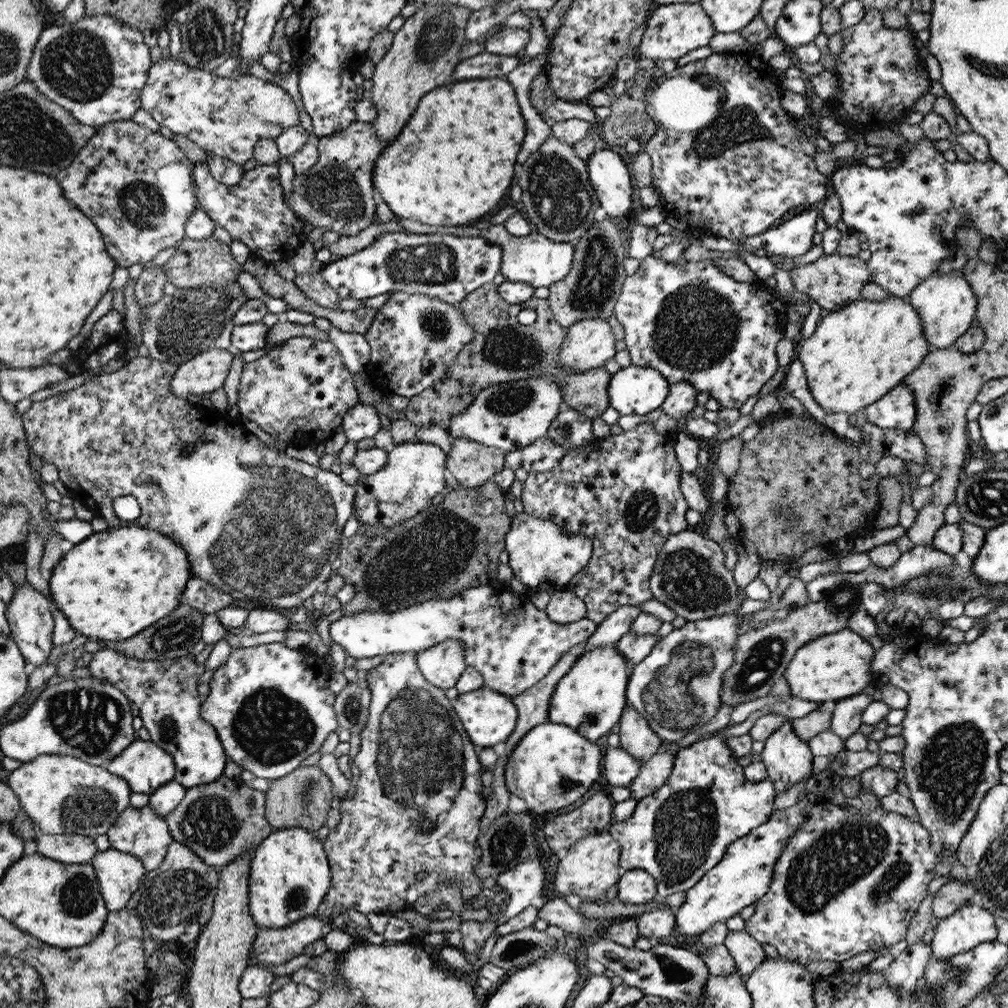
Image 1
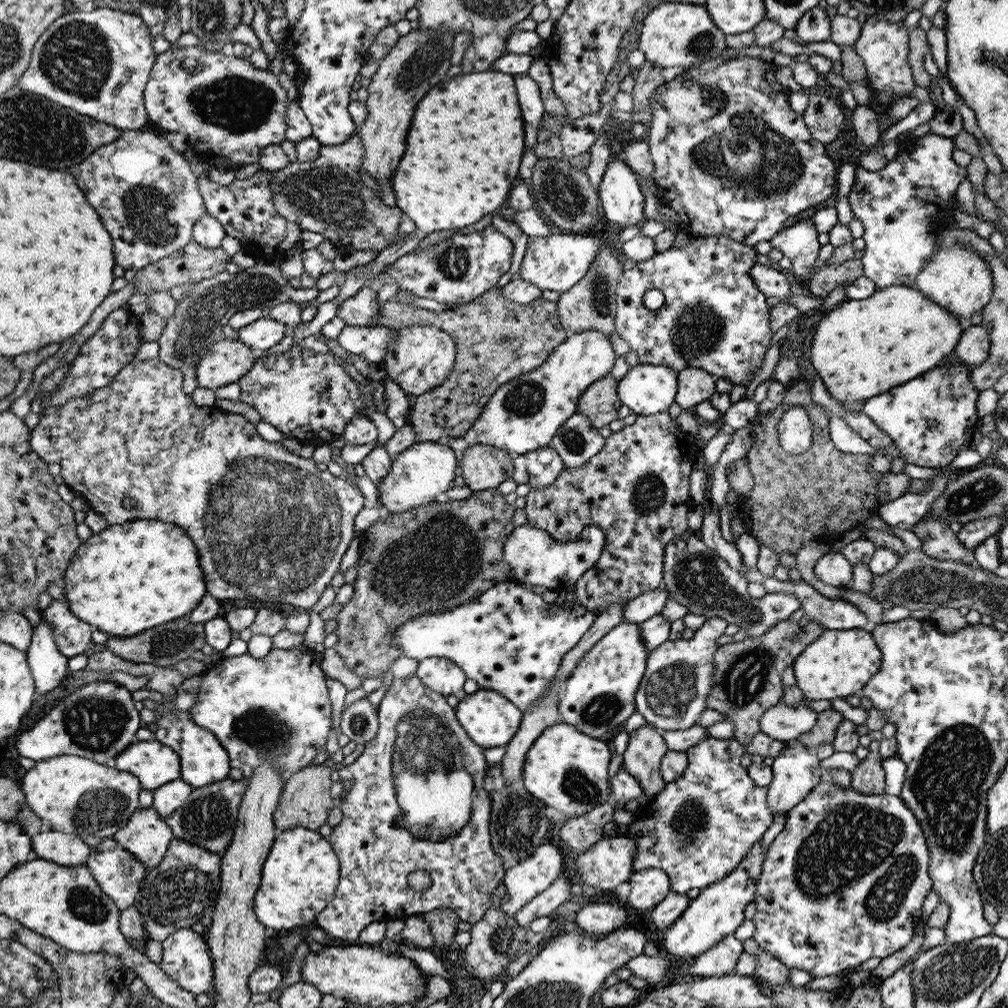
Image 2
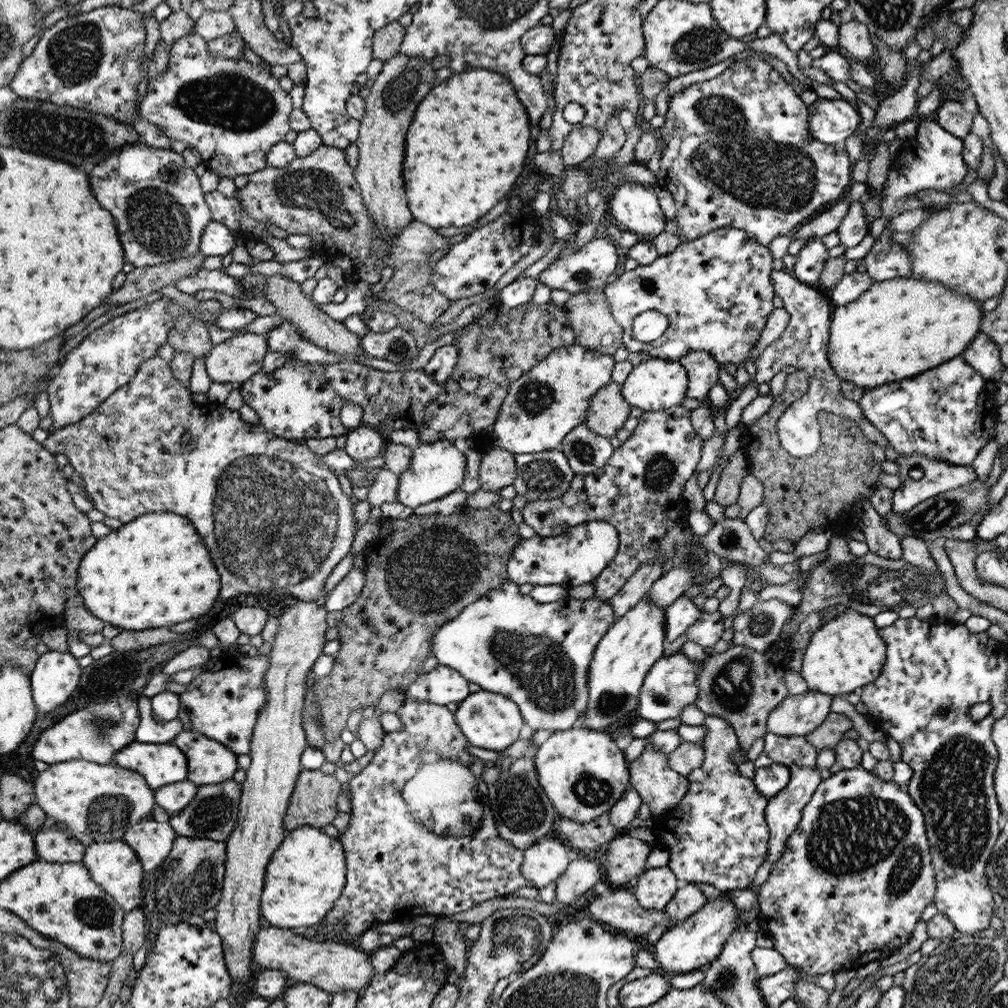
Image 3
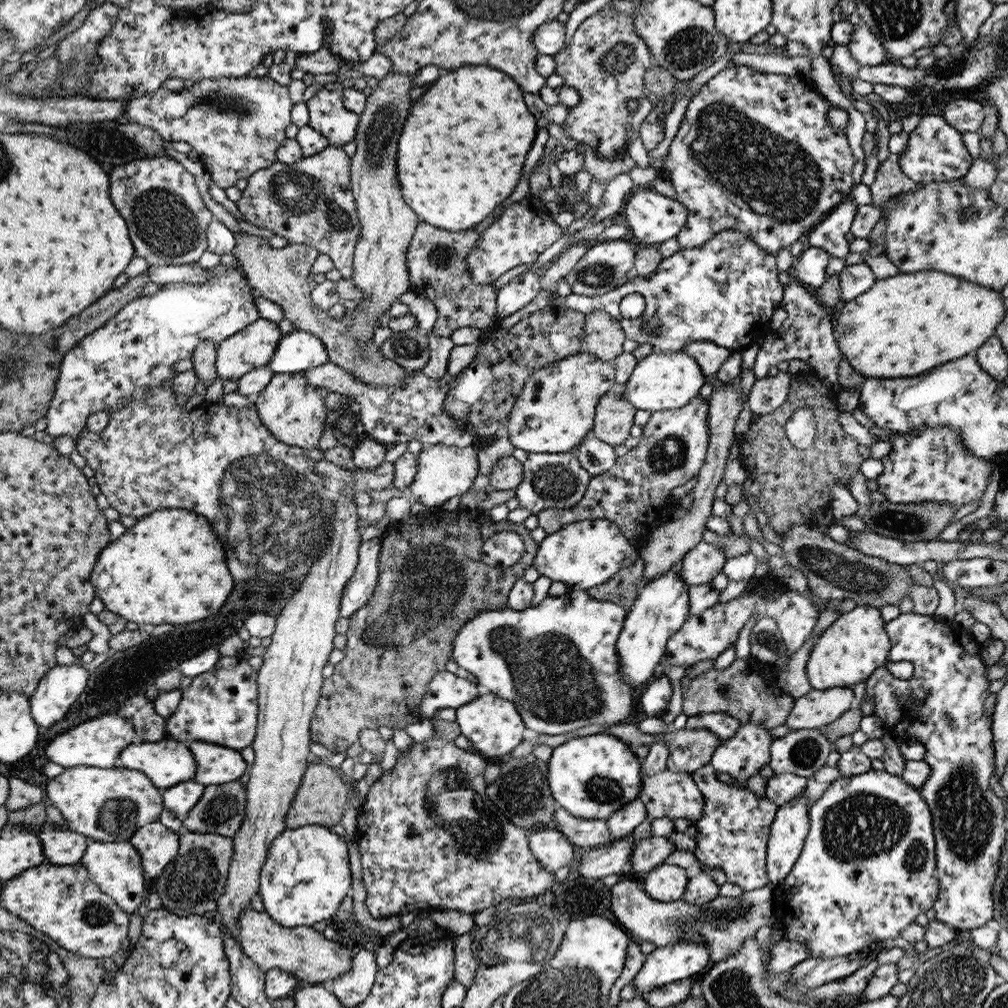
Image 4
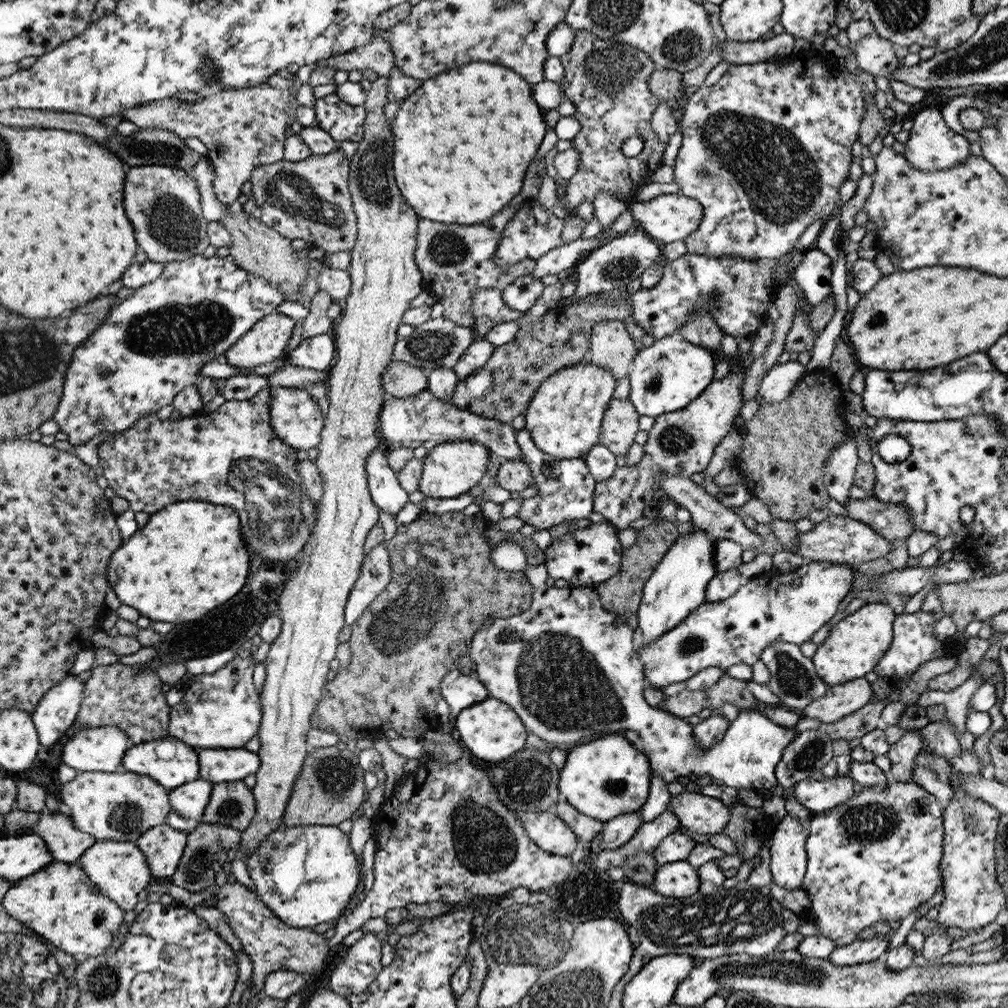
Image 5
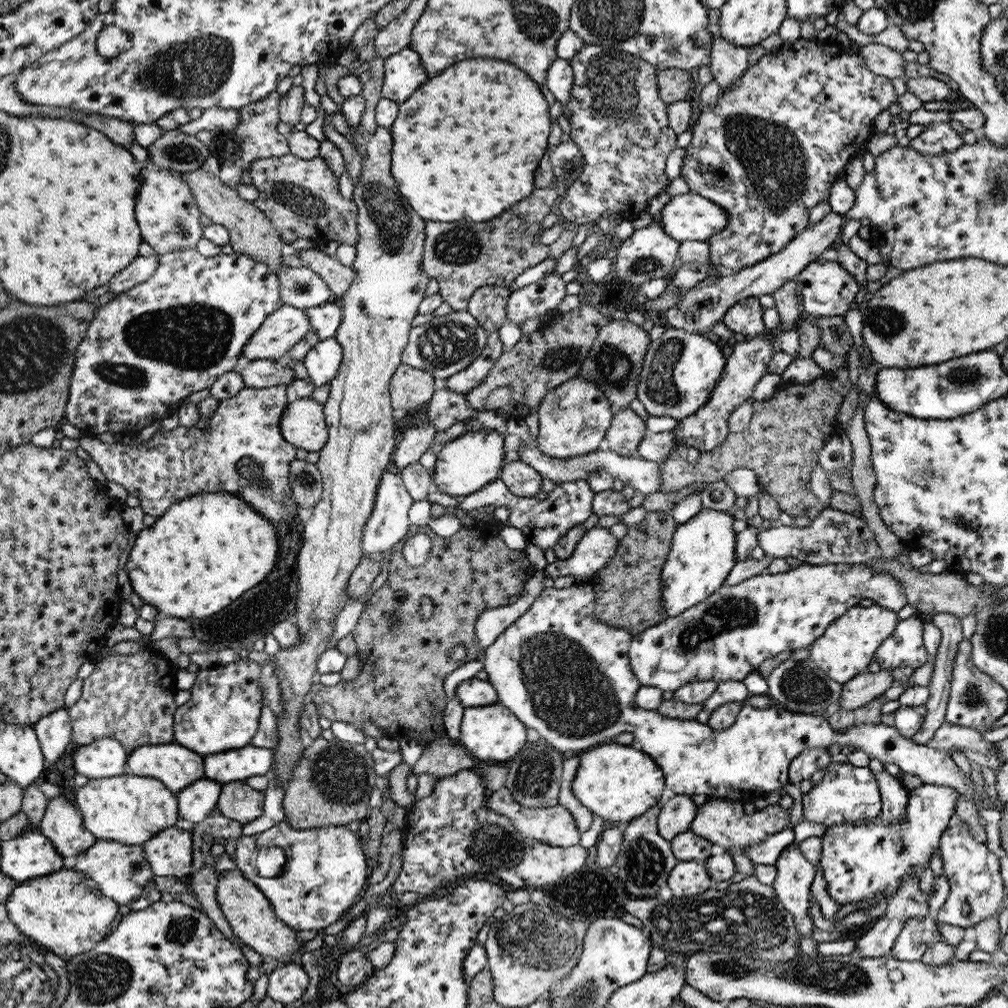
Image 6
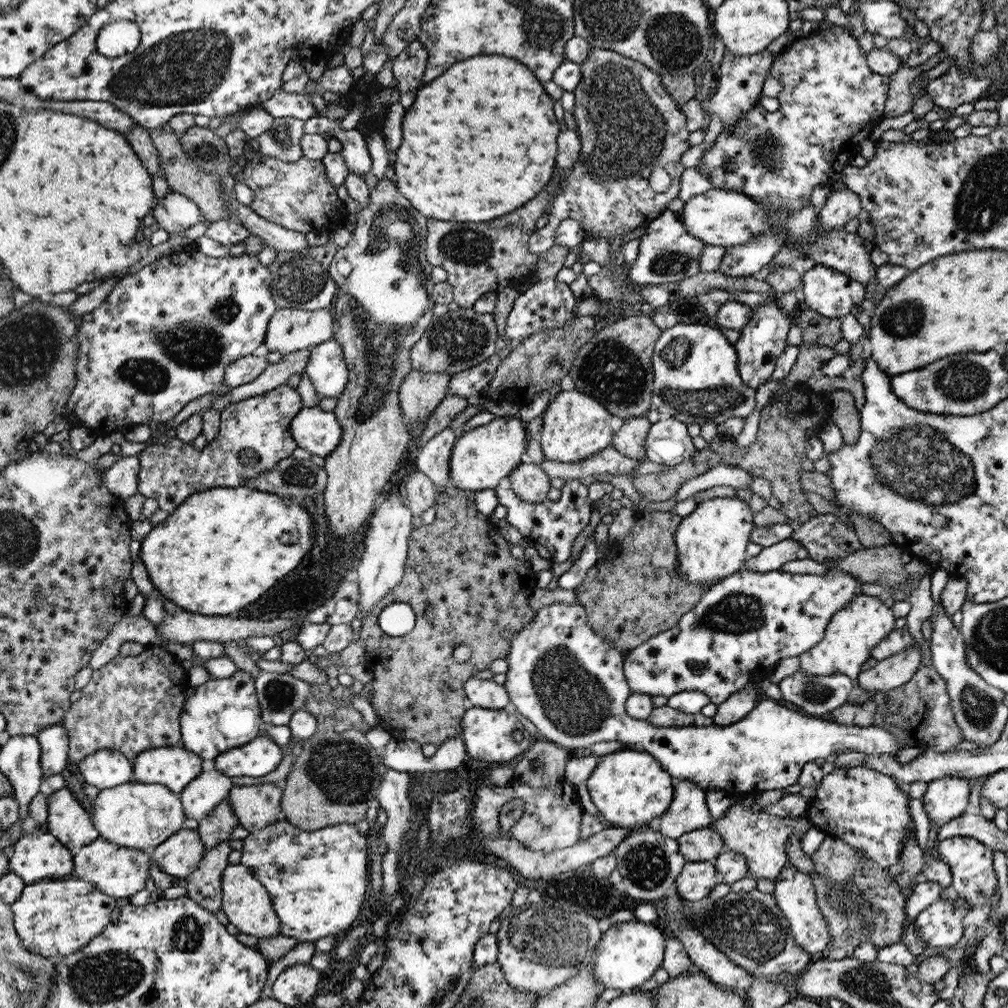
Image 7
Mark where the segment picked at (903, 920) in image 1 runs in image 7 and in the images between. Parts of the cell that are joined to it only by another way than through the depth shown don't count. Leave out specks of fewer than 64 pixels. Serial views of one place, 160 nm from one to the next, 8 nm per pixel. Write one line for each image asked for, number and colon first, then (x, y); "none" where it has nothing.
2: (844, 880)
3: (853, 879)
4: (867, 868)
5: (875, 858)
6: (859, 861)
7: (946, 798)

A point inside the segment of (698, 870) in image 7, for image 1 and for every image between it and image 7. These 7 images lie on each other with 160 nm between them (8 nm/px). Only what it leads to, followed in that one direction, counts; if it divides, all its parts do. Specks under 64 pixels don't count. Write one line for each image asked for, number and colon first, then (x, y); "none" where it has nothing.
1: (634, 887)
2: (648, 887)
3: (655, 888)
4: (666, 883)
5: (679, 879)
6: (687, 878)

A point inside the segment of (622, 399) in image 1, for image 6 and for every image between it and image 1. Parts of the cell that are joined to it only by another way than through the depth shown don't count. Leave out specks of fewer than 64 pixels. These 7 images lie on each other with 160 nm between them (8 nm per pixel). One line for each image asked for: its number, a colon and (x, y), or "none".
2: (646, 389)
3: (655, 384)
4: (669, 380)
5: (667, 376)
6: (680, 370)

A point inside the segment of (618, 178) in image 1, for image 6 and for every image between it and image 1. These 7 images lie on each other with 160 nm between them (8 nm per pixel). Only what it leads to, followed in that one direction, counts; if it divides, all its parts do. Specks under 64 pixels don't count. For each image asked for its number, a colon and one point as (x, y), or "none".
2: (621, 197)
3: (636, 207)
4: (654, 219)
5: (669, 218)
6: (693, 217)

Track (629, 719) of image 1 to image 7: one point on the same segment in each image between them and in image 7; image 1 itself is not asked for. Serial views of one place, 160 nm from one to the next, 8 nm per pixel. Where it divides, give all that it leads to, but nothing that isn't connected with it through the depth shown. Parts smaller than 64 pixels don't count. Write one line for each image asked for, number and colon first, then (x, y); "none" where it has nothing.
2: (646, 746)
3: (658, 785)
4: (667, 794)
5: (696, 812)
6: (723, 821)
7: (760, 837)

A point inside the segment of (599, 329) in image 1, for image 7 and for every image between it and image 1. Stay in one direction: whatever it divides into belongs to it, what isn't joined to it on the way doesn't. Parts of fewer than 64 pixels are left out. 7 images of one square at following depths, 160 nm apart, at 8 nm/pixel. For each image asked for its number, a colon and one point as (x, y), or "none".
2: (525, 414)
3: (542, 406)
4: (556, 409)
5: (563, 419)
6: (574, 417)
7: (576, 426)

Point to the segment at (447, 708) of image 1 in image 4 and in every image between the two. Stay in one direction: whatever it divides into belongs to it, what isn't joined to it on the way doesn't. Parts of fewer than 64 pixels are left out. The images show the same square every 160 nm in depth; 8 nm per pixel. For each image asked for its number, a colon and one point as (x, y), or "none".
2: (415, 800)
3: (418, 842)
4: (430, 838)

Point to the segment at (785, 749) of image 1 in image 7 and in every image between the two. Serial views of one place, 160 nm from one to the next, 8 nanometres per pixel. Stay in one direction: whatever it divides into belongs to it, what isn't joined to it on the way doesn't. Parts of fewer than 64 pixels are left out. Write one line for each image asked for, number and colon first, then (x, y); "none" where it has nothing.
2: (796, 770)
3: (783, 812)
4: (790, 826)
5: (788, 862)
6: (795, 873)
7: (794, 891)

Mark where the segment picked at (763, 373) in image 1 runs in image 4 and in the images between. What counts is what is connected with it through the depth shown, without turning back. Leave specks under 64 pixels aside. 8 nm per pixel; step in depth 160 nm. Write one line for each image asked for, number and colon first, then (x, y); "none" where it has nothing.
2: (715, 318)
3: (716, 292)
4: (726, 291)

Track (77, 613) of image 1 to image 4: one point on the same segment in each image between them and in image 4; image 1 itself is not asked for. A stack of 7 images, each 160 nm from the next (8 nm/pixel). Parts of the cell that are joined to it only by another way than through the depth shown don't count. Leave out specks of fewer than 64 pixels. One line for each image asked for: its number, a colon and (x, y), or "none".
2: (128, 578)
3: (153, 572)
4: (169, 568)

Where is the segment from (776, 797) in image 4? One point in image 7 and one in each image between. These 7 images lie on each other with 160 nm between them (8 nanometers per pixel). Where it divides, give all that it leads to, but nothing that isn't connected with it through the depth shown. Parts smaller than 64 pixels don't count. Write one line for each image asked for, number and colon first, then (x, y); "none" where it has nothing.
5: (817, 797)
6: (847, 794)
7: (865, 808)

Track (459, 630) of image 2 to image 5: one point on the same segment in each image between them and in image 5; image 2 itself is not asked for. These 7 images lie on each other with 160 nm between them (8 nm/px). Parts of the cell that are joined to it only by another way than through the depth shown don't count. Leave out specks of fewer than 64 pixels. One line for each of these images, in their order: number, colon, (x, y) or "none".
3: (539, 655)
4: (557, 661)
5: (567, 666)

